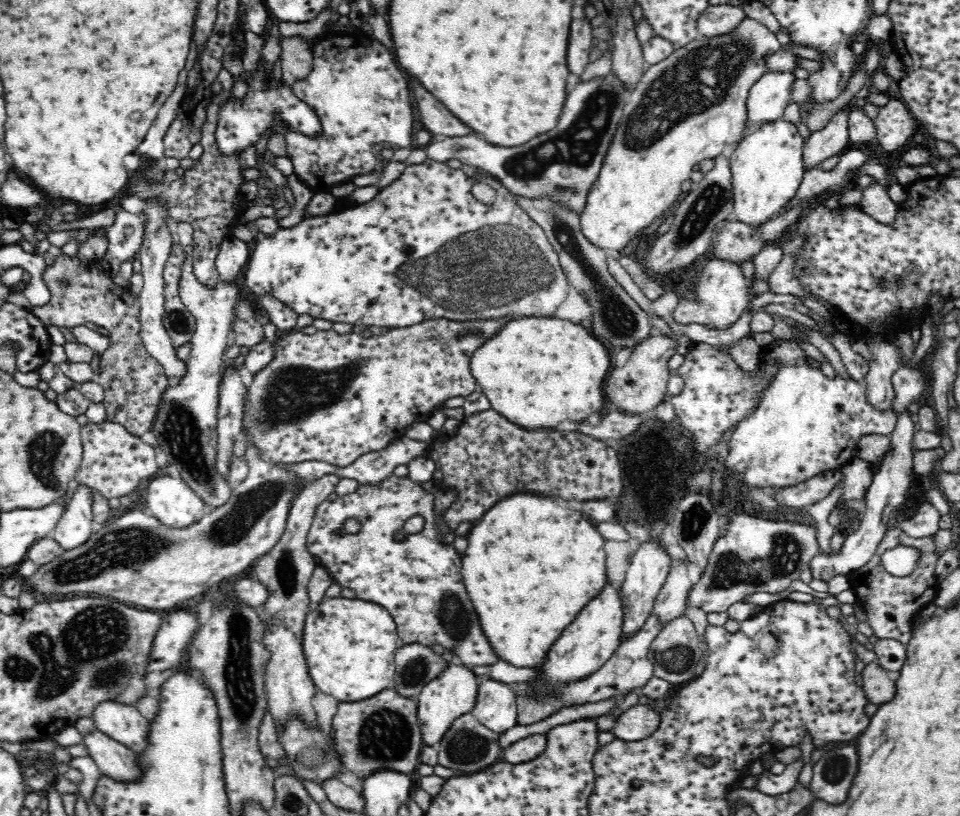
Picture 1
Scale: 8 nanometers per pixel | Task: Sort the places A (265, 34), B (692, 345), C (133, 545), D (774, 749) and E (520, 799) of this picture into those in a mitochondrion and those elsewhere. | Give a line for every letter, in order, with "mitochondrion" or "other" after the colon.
A: other
B: other
C: mitochondrion
D: other
E: other

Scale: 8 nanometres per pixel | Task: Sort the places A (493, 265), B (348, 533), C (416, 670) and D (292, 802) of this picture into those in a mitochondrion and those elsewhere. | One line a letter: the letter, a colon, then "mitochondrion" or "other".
A: mitochondrion
B: other
C: mitochondrion
D: mitochondrion

